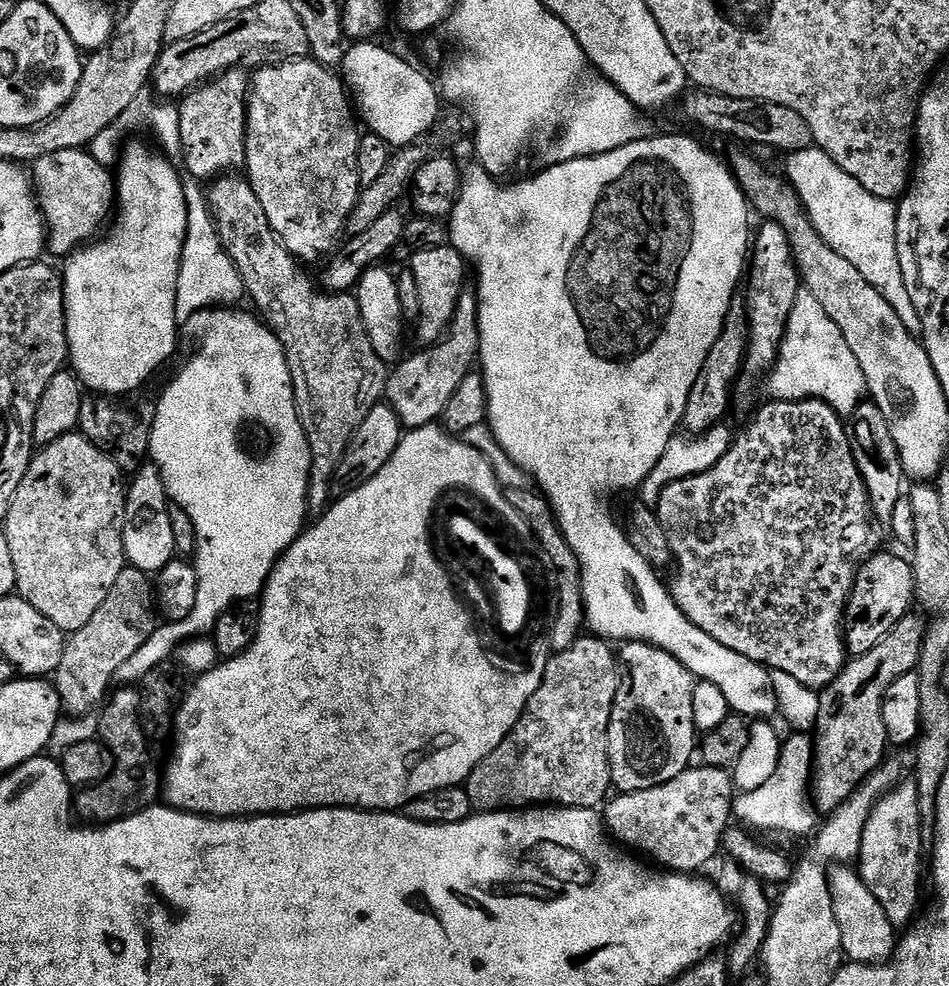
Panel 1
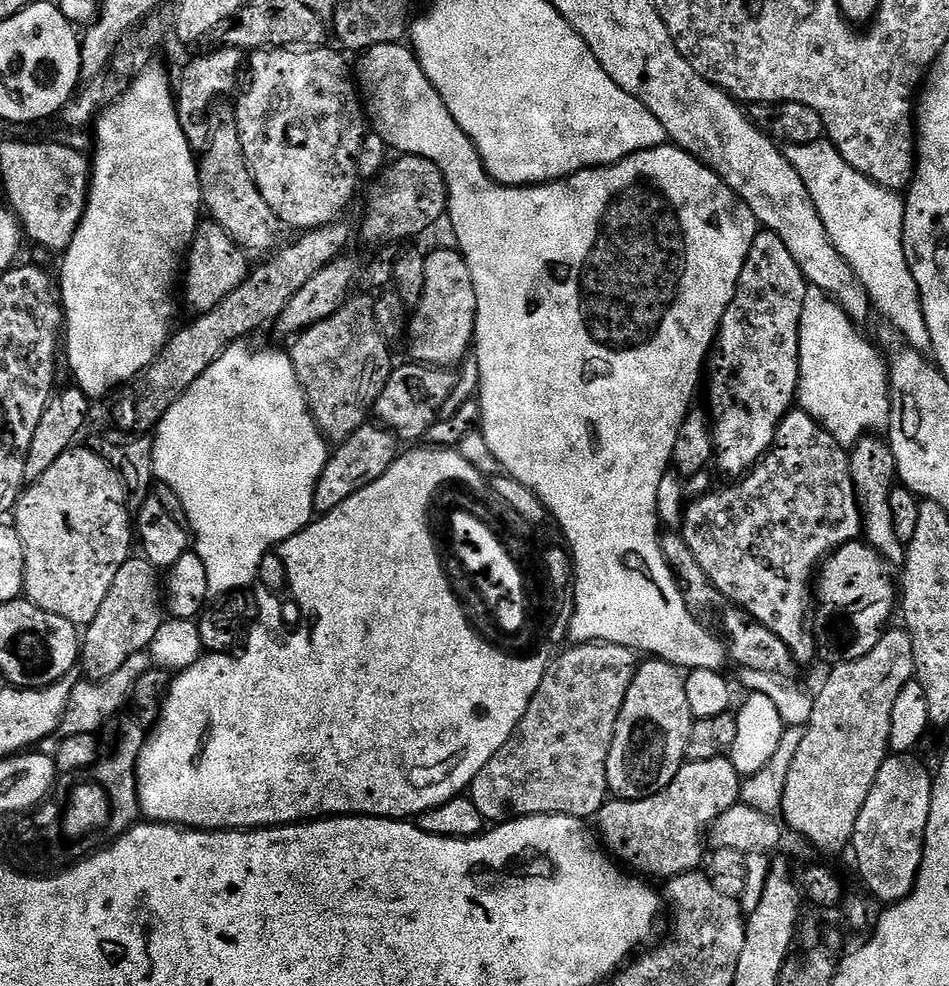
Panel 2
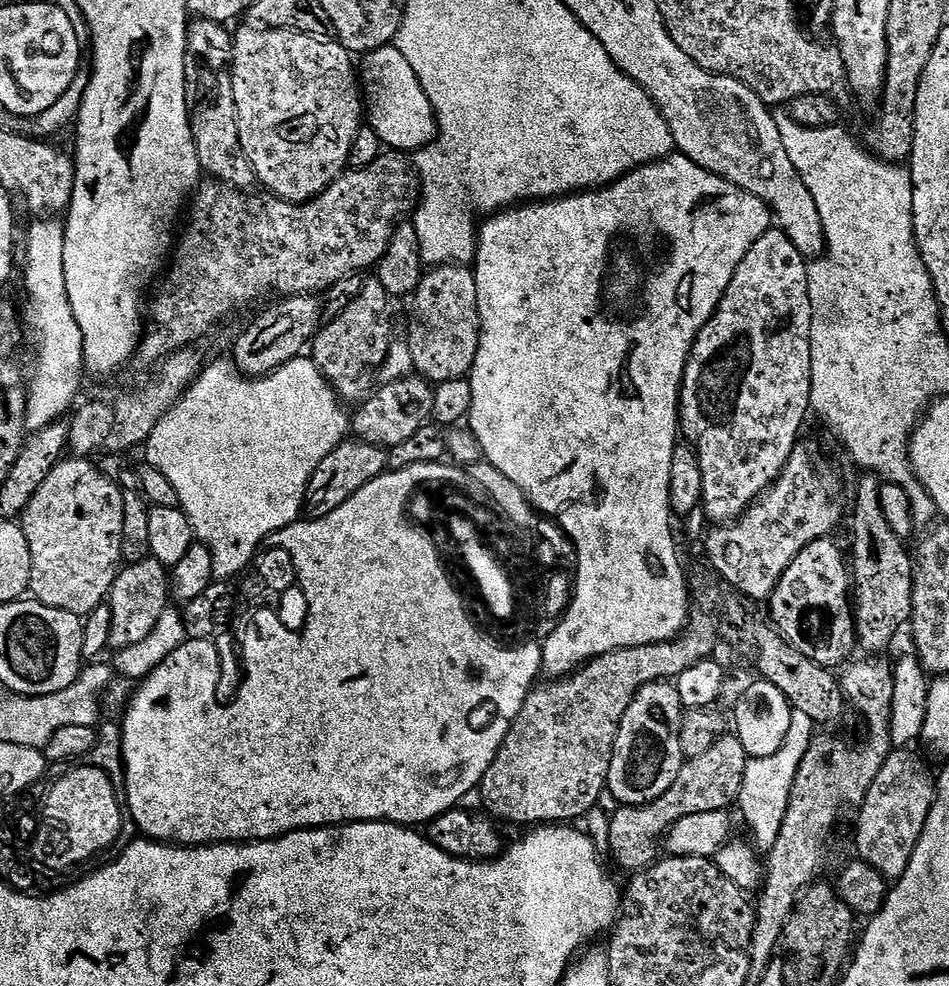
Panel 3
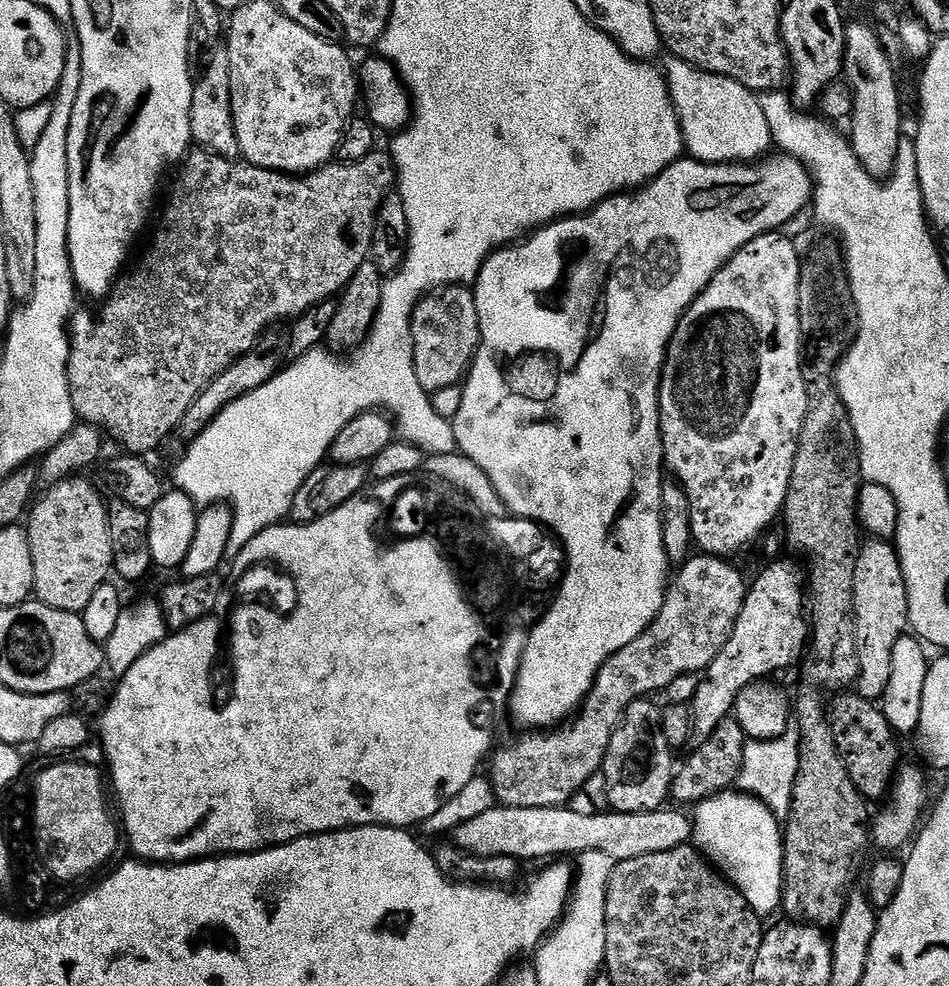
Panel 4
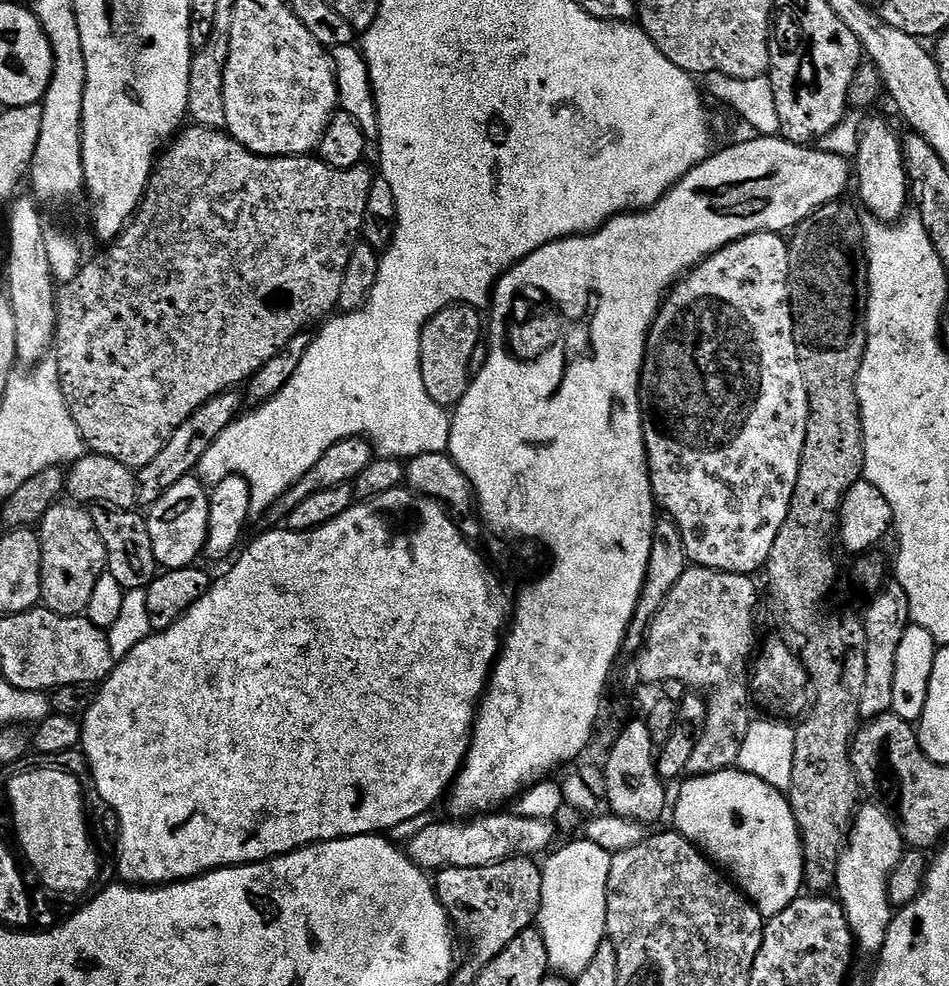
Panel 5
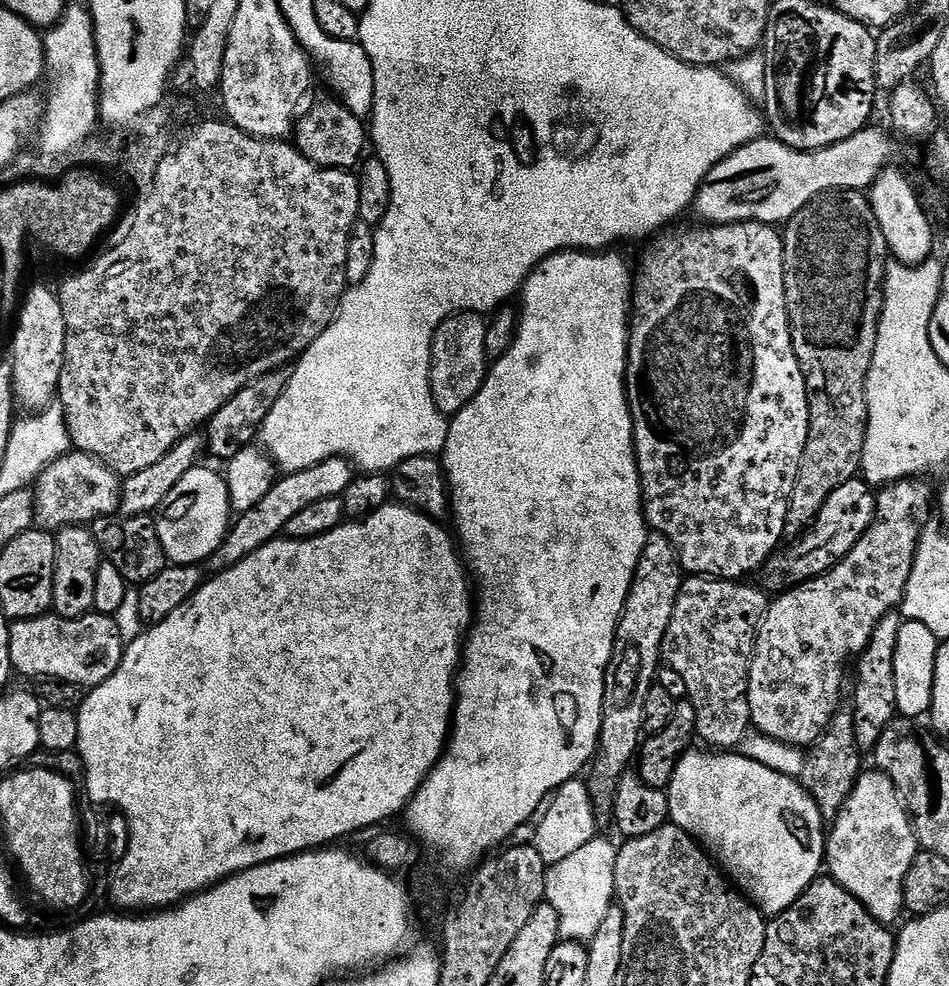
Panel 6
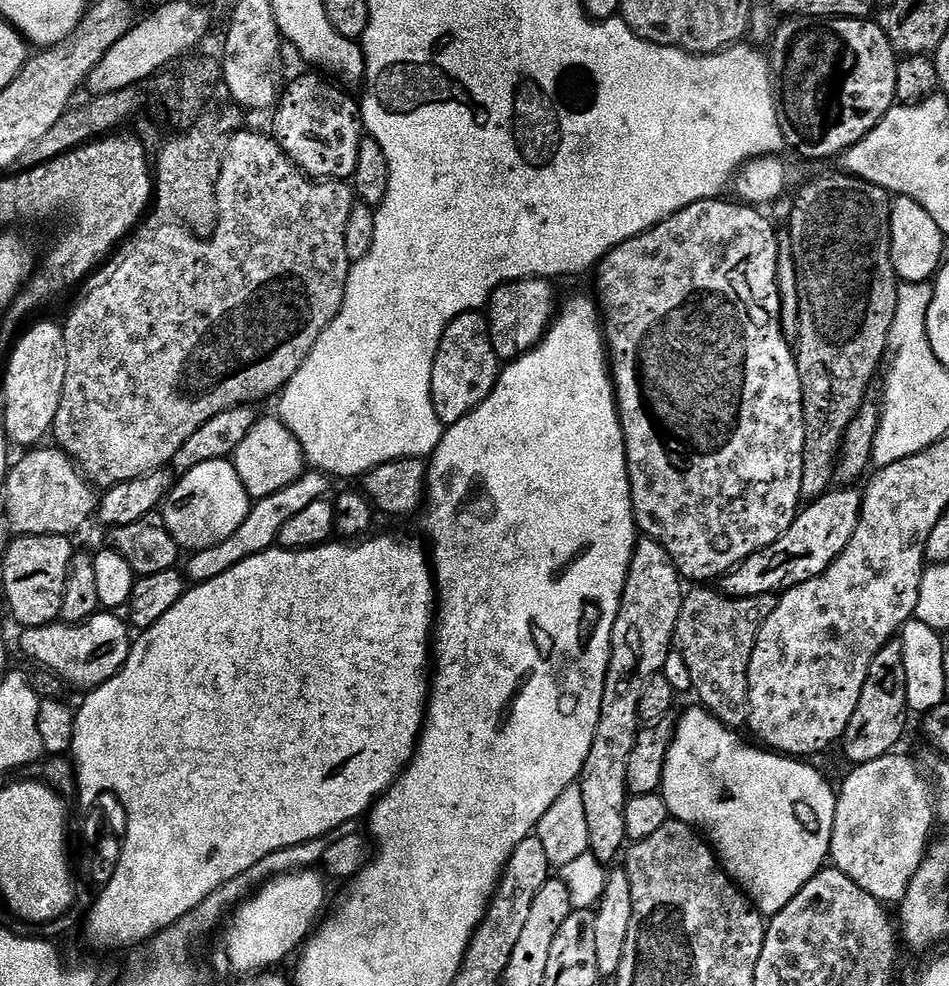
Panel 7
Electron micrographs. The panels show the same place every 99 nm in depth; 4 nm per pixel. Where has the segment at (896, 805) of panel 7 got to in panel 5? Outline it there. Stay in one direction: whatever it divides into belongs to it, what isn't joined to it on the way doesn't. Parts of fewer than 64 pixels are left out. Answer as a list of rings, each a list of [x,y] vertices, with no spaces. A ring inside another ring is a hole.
[[[866,804],[857,811],[844,845],[844,851],[840,853],[840,861],[836,863],[834,875],[836,875],[837,893],[835,892],[835,895],[840,905],[844,907],[844,916],[852,928],[855,943],[859,947],[861,944],[866,951],[876,954],[879,953],[880,945],[884,943],[884,936],[888,933],[888,927],[894,915],[894,905],[888,894],[888,880],[899,866],[900,861],[904,859],[906,845],[891,811],[887,807],[879,808],[876,804]]]

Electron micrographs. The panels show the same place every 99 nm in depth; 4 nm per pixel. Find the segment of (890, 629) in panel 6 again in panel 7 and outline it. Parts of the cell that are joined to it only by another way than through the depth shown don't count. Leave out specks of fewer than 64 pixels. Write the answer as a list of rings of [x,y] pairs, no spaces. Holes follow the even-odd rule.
[[[894,638],[870,662],[870,674],[866,674],[866,686],[862,686],[862,698],[858,698],[858,710],[846,726],[842,747],[849,765],[874,762],[874,758],[891,756],[897,751],[896,743],[904,736],[910,709],[906,698],[906,666],[902,662],[902,646]]]

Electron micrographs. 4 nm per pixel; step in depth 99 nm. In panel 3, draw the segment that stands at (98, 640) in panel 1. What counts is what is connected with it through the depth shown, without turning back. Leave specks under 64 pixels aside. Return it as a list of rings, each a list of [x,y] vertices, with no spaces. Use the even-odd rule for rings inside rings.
[[[146,559],[121,567],[106,603],[113,615],[109,645],[119,650],[142,642],[154,629],[162,612],[170,607],[169,569],[162,562]]]

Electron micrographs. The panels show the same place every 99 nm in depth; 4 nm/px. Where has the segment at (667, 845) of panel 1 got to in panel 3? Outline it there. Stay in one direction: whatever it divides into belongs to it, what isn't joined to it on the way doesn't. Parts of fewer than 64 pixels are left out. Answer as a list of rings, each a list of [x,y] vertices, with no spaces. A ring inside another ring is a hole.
[[[725,734],[718,742],[714,742],[714,746],[710,746],[710,750],[706,750],[706,754],[702,754],[702,758],[684,761],[674,786],[670,786],[662,798],[653,804],[617,807],[617,812],[608,824],[608,848],[613,858],[628,874],[635,874],[655,864],[662,852],[658,841],[667,836],[674,822],[690,814],[723,812],[737,803],[748,761],[749,756],[738,736]]]

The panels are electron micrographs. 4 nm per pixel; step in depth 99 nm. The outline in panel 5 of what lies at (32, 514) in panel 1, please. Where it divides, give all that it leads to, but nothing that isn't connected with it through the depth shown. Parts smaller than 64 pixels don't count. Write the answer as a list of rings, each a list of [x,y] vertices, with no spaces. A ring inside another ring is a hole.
[[[57,502],[38,522],[42,550],[43,607],[59,616],[80,616],[87,609],[95,583],[107,569],[106,546],[95,529],[94,518],[87,507]]]

